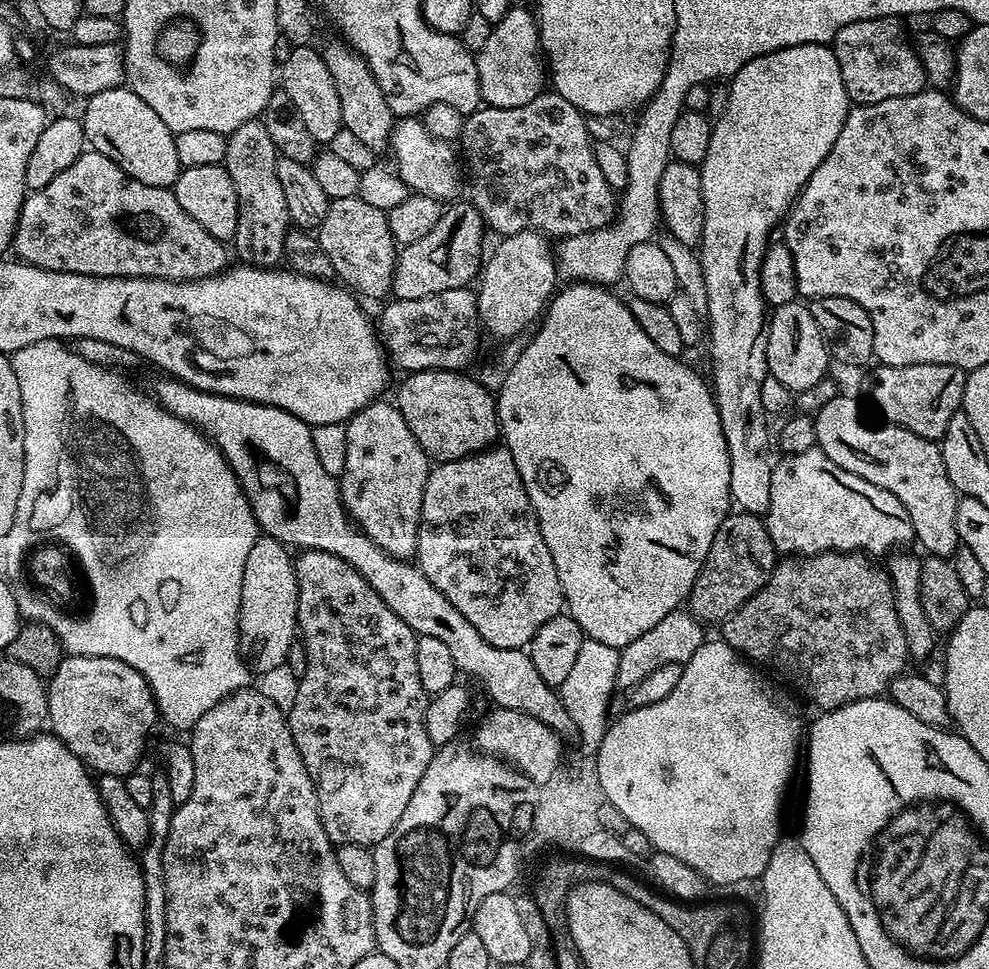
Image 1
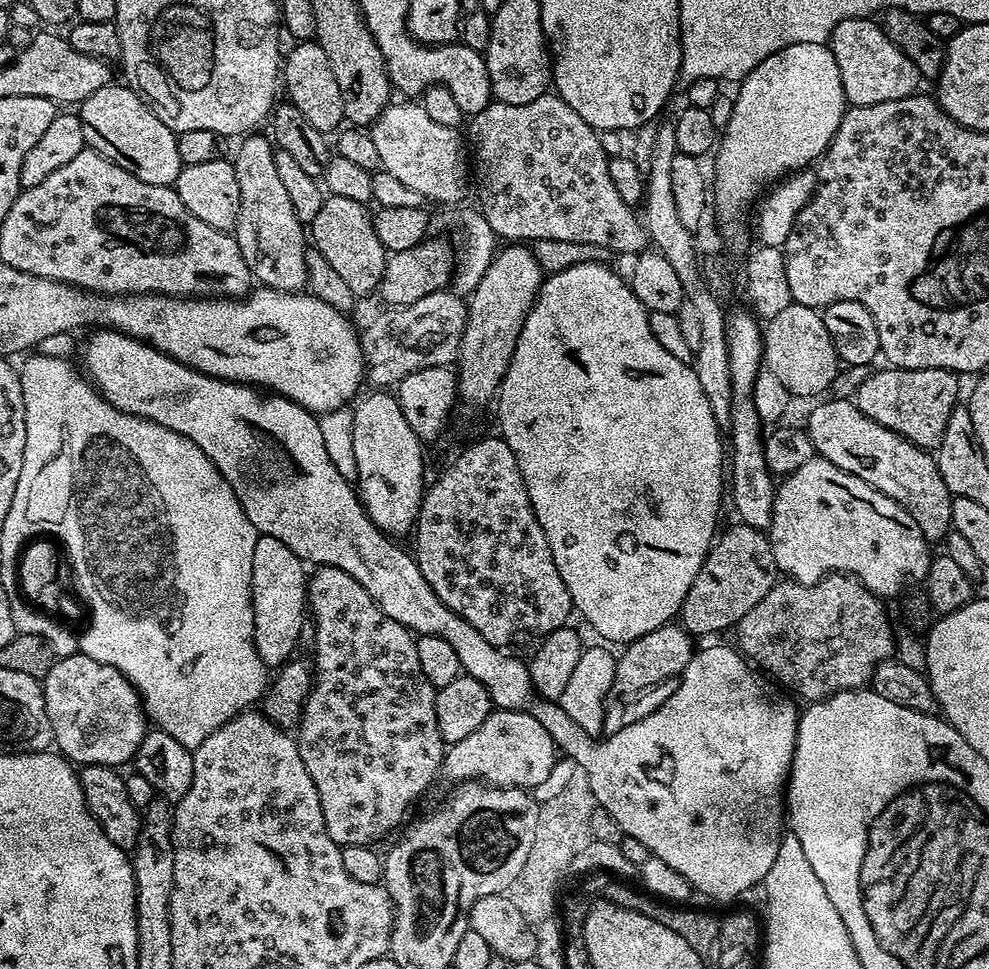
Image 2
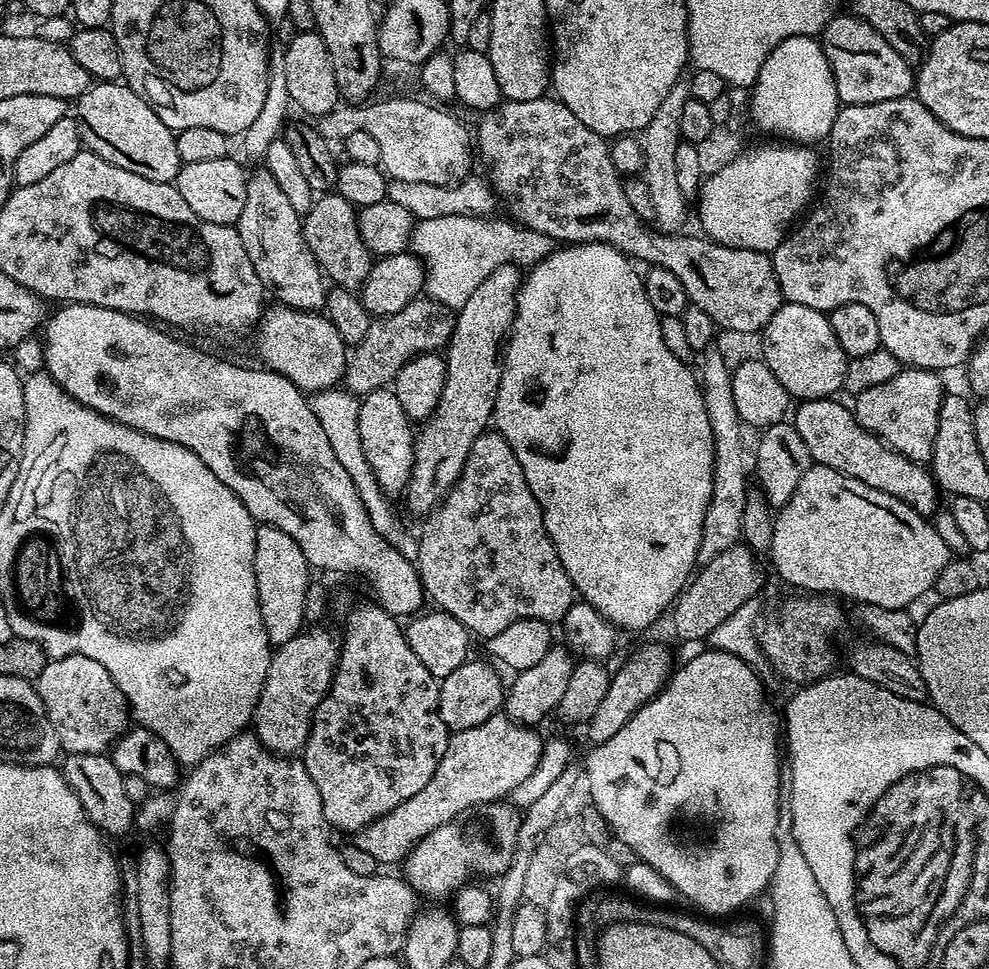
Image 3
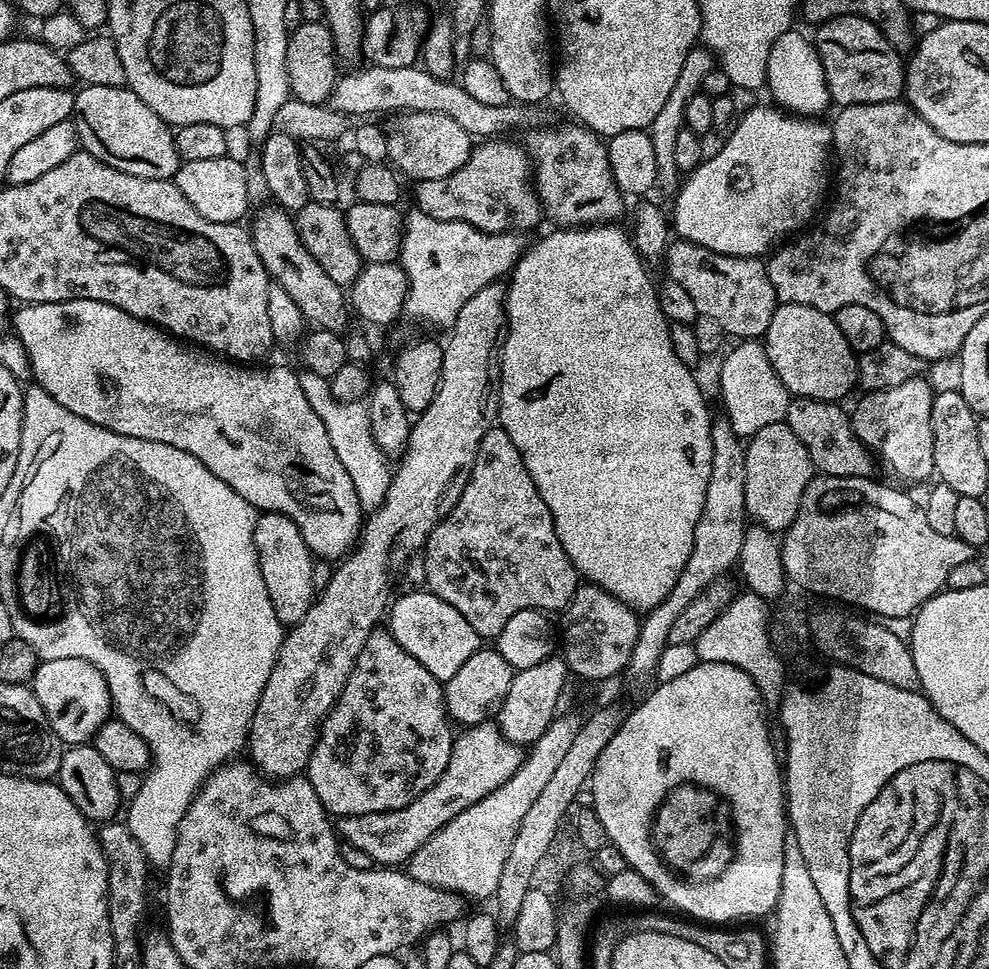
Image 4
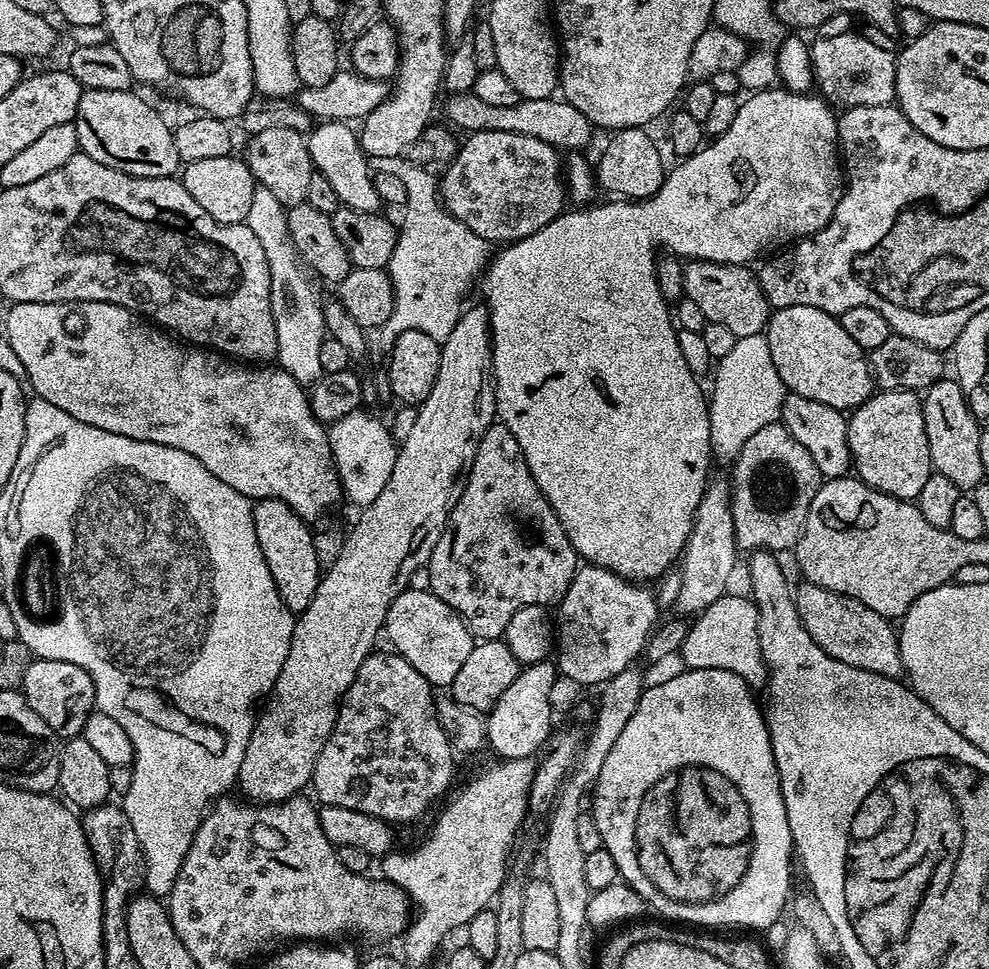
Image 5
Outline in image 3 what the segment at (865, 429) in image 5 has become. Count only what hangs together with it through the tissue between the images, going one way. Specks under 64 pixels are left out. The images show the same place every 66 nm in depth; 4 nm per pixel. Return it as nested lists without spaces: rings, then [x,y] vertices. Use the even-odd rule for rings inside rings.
[[[901,367],[888,382],[854,396],[856,423],[914,463],[927,465],[934,454],[938,414],[946,395],[943,382],[936,376],[931,368]]]

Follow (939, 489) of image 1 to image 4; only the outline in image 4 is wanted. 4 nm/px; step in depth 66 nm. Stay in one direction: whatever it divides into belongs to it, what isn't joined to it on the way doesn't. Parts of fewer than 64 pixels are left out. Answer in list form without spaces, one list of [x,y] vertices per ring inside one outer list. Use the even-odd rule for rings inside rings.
[[[793,399],[789,406],[786,422],[790,426],[790,430],[794,430],[794,434],[798,434],[798,439],[802,441],[802,446],[806,446],[806,450],[812,459],[812,467],[817,473],[825,476],[866,476],[871,477],[872,464],[874,465],[874,457],[868,448],[854,434],[852,429],[852,421],[847,411],[840,409],[839,403],[831,400],[801,400]]]

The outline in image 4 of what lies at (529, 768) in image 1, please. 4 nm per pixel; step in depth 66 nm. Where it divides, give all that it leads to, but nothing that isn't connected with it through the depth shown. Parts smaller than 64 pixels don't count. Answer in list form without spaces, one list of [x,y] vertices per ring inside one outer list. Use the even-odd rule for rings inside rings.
[[[485,722],[465,727],[455,737],[450,750],[450,762],[442,770],[442,778],[430,786],[405,808],[389,812],[375,812],[361,816],[341,816],[334,827],[344,844],[358,846],[370,854],[373,865],[405,865],[430,837],[444,824],[461,814],[472,803],[478,803],[494,790],[498,790],[518,770],[526,755],[519,744],[510,742],[495,723]]]

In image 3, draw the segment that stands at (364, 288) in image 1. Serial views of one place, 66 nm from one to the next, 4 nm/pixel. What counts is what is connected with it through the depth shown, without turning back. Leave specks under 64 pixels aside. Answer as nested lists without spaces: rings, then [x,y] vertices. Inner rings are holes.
[[[324,194],[313,199],[311,210],[303,213],[302,219],[306,243],[324,276],[338,288],[363,288],[374,257],[366,242],[362,242],[356,205],[346,202],[346,198],[338,194]]]

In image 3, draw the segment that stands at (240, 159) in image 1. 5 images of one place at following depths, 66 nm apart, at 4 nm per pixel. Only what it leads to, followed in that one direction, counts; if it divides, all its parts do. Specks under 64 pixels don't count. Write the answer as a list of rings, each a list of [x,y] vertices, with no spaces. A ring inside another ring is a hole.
[[[258,168],[248,177],[246,201],[236,229],[254,272],[267,289],[278,294],[281,305],[304,311],[321,311],[325,307],[328,284],[306,243],[301,213],[294,210],[265,168]]]

